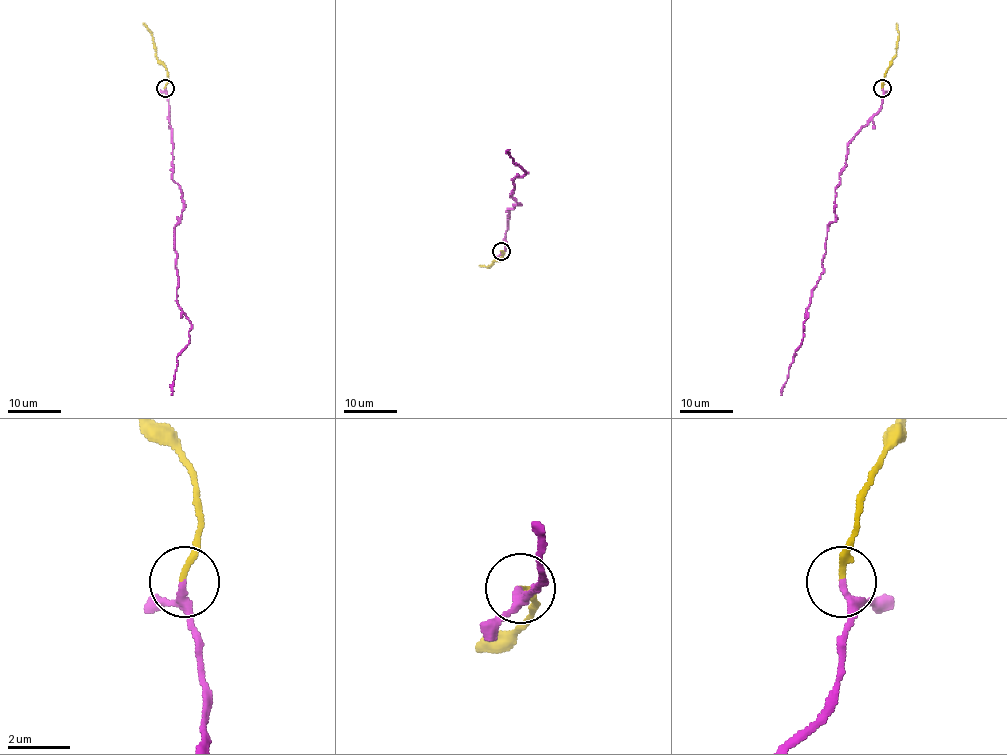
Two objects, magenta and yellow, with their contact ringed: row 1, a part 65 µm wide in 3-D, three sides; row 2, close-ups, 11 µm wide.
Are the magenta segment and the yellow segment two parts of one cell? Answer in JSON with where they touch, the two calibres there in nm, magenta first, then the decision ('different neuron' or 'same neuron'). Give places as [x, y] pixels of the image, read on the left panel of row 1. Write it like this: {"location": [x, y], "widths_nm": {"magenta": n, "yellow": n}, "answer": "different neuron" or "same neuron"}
{"location": [165, 88], "widths_nm": {"magenta": 200, "yellow": 240}, "answer": "different neuron"}

